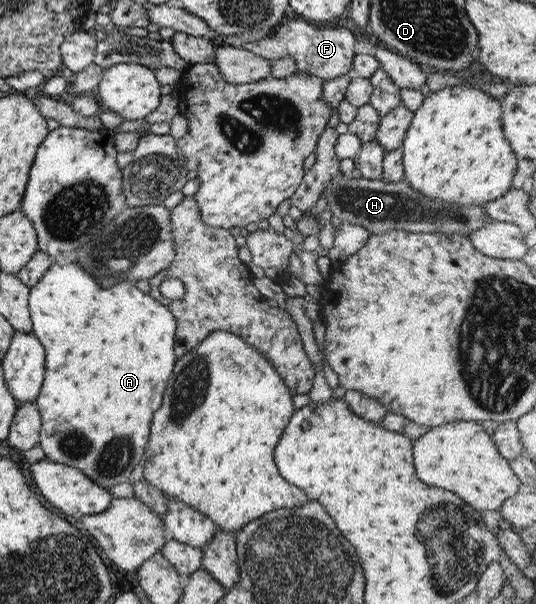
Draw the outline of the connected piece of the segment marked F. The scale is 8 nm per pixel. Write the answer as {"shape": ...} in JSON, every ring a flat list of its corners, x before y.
{"shape":[[298,16,294,17,293,19,288,19,285,18,284,21,282,21,282,24,280,27,277,28,276,31,271,32,270,35,266,36,265,38,262,38,262,40,258,40,258,42,252,42,250,43,244,43,240,42,237,40,238,37,234,38,233,40,236,39,236,42,234,42,238,47,242,48,249,48,254,54,257,54,258,56,262,56,262,58,266,58,266,60,273,62,275,60,280,60,280,58,292,58,294,60,294,65,295,65,295,72,296,73,301,73,301,74,306,74,315,78,318,78,320,81,330,81,333,80,334,78,346,75,346,74,351,74,351,65,352,65,352,58,355,55,354,48,355,48,355,36,353,36,348,30,344,28,333,28,333,27,327,27,327,26,314,26,314,24,310,24,310,22,299,18]]}

